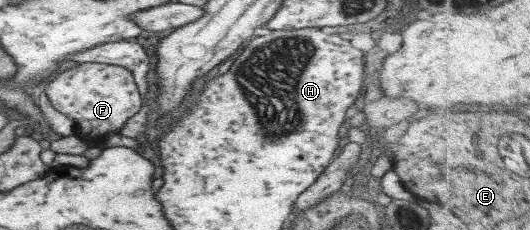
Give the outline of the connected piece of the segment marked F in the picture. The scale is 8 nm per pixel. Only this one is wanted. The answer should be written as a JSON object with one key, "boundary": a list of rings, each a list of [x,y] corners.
{"boundary":[[[82,62],[76,67],[58,72],[42,89],[52,110],[73,122],[78,136],[86,142],[98,142],[108,134],[118,133],[127,118],[141,106],[132,74],[122,65],[102,62]]]}

